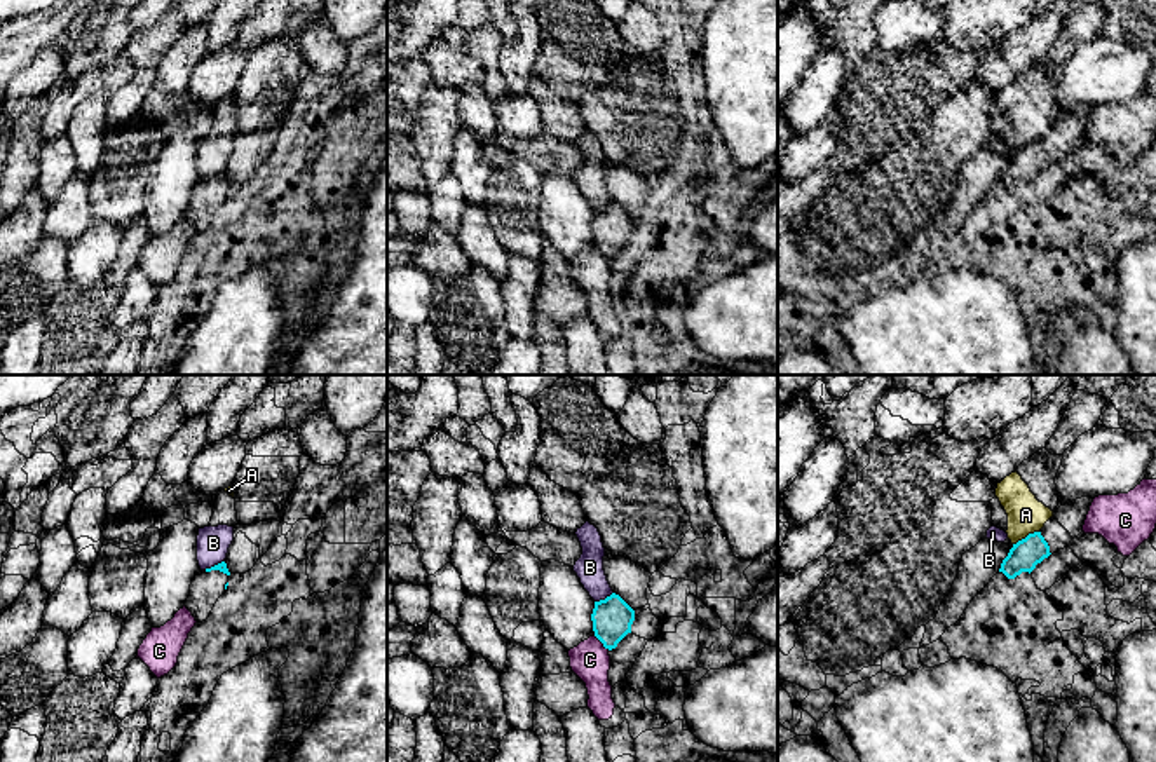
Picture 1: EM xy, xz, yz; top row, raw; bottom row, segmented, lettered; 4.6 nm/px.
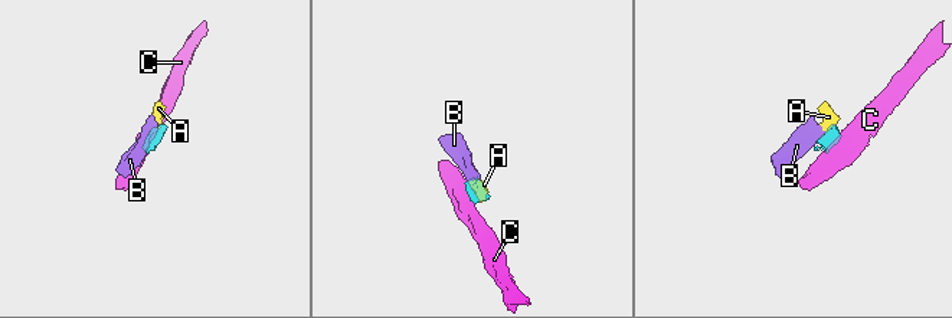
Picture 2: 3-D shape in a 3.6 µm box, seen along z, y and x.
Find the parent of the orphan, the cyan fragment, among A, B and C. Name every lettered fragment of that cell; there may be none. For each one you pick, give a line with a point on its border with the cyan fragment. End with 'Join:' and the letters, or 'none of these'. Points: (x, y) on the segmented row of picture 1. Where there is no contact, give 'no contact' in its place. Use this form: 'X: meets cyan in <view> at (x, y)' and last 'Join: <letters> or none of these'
Join: none of these

